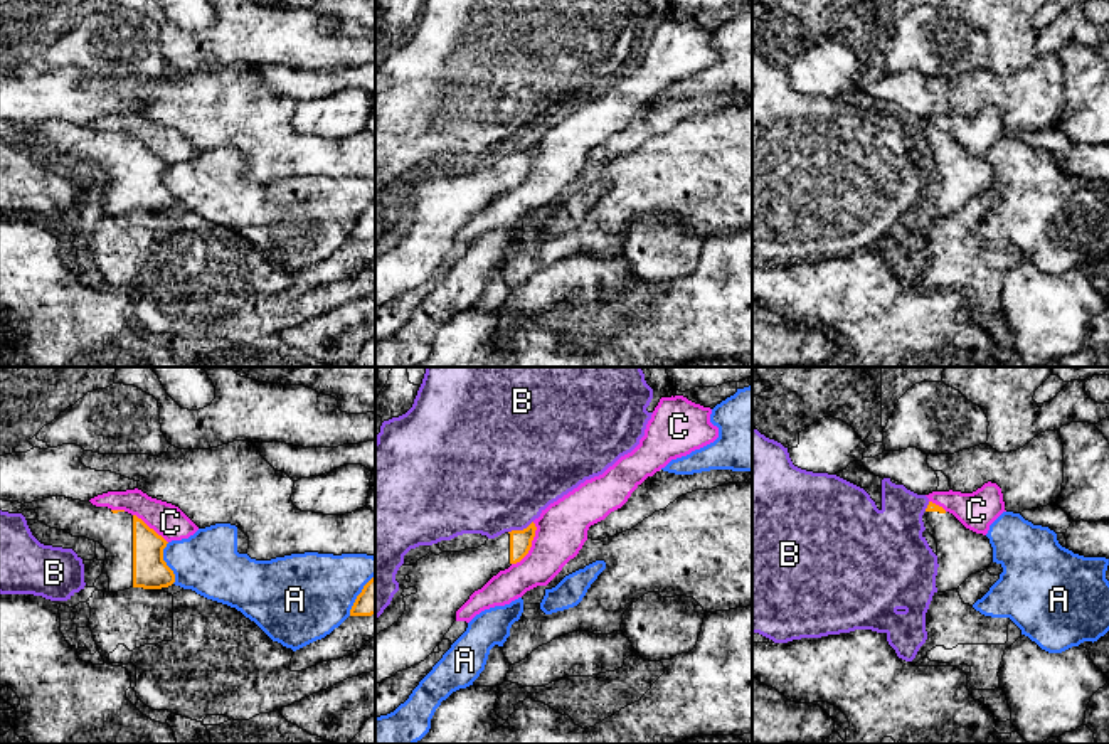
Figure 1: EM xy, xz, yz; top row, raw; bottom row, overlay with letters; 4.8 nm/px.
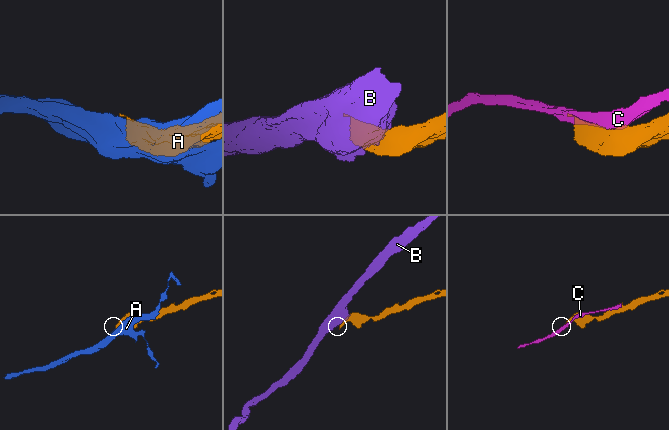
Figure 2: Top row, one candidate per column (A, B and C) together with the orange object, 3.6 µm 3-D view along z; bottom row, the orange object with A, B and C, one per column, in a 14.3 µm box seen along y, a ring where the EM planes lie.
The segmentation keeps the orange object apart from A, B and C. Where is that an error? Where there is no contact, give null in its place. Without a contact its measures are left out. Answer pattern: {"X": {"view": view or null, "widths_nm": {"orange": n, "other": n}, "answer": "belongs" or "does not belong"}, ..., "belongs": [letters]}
{"A": {"view": "xy", "widths_nm": {"orange": 170, "other": 300}, "answer": "does not belong"}, "B": {"view": "xz", "widths_nm": {"orange": 110, "other": 480}, "answer": "does not belong"}, "C": {"view": "xz", "widths_nm": {"orange": 110, "other": 240}, "answer": "does not belong"}, "belongs": []}

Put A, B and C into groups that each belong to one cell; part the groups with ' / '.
A / B / C

